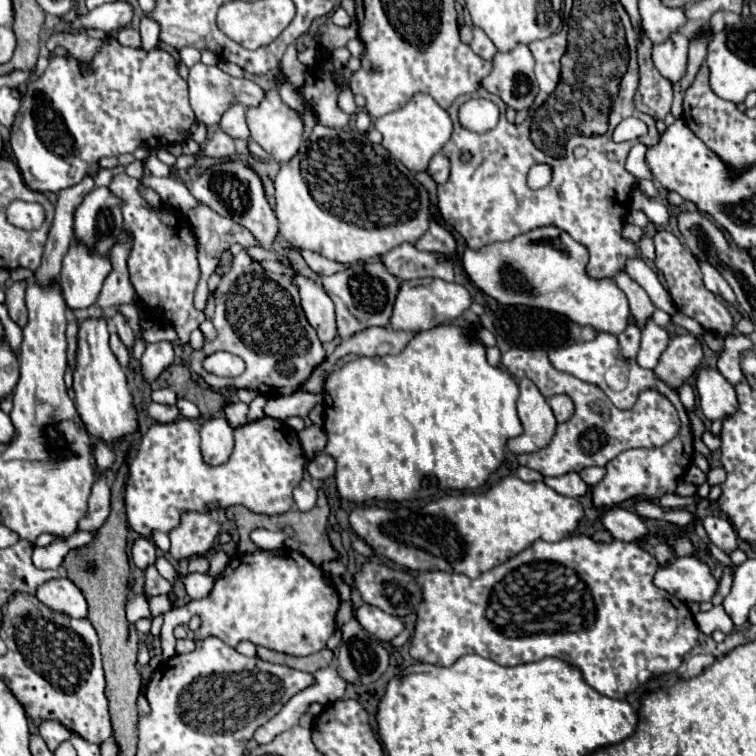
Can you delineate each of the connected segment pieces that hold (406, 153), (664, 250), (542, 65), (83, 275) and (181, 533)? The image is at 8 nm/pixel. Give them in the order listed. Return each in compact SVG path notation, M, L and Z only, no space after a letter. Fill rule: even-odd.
M414 94L406 106L380 116L374 126L382 134L382 146L412 172L426 170L430 158L440 152L440 148L450 140L452 134L452 120L448 112L438 106L438 102L430 94Z
M660 228L654 236L654 244L656 244L656 260L654 260L654 266L658 272L664 274L666 278L666 284L668 284L668 290L670 290L670 296L676 304L676 308L680 312L684 312L686 316L694 318L696 322L700 322L700 326L704 330L710 330L710 332L716 332L720 336L726 336L730 332L734 332L734 322L732 322L732 316L726 308L724 302L716 300L716 296L706 290L704 282L702 282L702 274L700 274L700 264L698 260L692 256L692 252L688 252L682 242L678 240L676 234Z
M567 24L544 40L536 40L530 44L532 55L536 58L536 82L540 88L532 109L541 107L548 99L548 94L556 90L556 82L560 82L560 58L567 49Z
M72 240L60 272L60 286L68 308L88 308L96 304L102 282L112 270L108 256L92 254L84 242Z
M186 512L176 530L170 532L170 556L176 562L188 560L190 556L204 556L214 548L214 540L220 532L220 524L210 514Z

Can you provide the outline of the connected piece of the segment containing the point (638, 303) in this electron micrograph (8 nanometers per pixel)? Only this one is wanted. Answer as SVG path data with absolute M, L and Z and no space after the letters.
M620 272L616 274L614 282L618 284L620 290L624 290L626 298L628 298L628 304L630 304L630 312L632 316L636 318L636 324L640 330L644 330L646 322L652 318L652 314L656 312L656 306L654 302L650 300L650 296L646 294L646 290L642 286L638 286L626 272Z

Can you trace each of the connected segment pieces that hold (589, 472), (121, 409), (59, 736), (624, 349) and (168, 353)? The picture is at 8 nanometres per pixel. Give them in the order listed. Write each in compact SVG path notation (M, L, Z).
M584 468L584 470L580 472L582 480L584 480L588 486L596 486L596 484L604 478L604 474L606 474L606 468Z
M86 318L78 328L78 350L76 350L76 368L74 368L74 392L76 408L86 424L86 430L108 444L116 444L118 438L136 430L136 412L132 406L132 394L126 384L122 366L116 362L116 356L110 350L108 342L108 320Z
M48 720L48 722L42 722L42 724L40 724L40 736L44 738L46 746L54 752L56 746L60 746L60 742L66 742L66 740L72 738L72 732L66 730L60 722Z
M630 324L624 332L618 334L618 342L620 342L620 354L624 358L636 358L640 348L640 330Z
M156 342L156 344L148 344L144 356L142 356L142 374L144 378L148 378L150 382L158 378L158 374L162 370L166 370L172 362L174 362L174 350L172 350L172 342Z

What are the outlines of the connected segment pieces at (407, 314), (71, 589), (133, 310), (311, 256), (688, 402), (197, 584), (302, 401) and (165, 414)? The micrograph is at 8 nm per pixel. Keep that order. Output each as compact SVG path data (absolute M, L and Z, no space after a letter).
M416 278L406 280L400 284L400 292L394 304L392 312L392 328L404 330L404 332L418 332L428 330L434 324L440 324L444 320L456 320L460 314L464 314L472 304L470 292L456 282L446 282L442 278Z
M66 576L52 578L38 586L36 598L46 604L48 608L68 614L72 618L86 616L86 600L80 592L80 588Z
M122 304L122 306L118 306L118 310L126 316L130 328L134 330L136 338L140 340L142 338L142 328L140 328L140 322L138 322L138 308L134 304Z
M300 250L300 254L304 256L304 260L308 262L308 266L314 270L314 272L318 272L318 274L334 274L334 272L338 272L338 270L342 270L344 266L340 264L340 262L334 262L334 260L326 260L326 258L322 258L322 256L318 256L318 254L314 254L314 252L310 252L310 250Z
M684 382L684 384L680 386L678 394L680 394L680 400L682 400L684 408L686 408L686 410L692 410L692 408L694 408L694 404L696 404L696 396L694 396L692 386L690 386L688 382Z
M188 574L186 578L184 578L184 584L186 584L186 592L188 592L188 596L192 598L192 600L200 600L200 598L204 598L210 590L212 590L212 586L214 586L214 578L212 576L208 576L208 574Z
M294 392L288 396L278 396L270 398L264 406L264 414L276 420L286 420L290 416L300 416L306 418L316 406L316 402L322 402L322 392L320 394L308 394L308 392Z
M152 402L152 404L148 406L148 414L150 414L150 418L154 418L156 422L174 422L174 420L180 416L180 412L178 412L176 406L156 404L156 402Z

